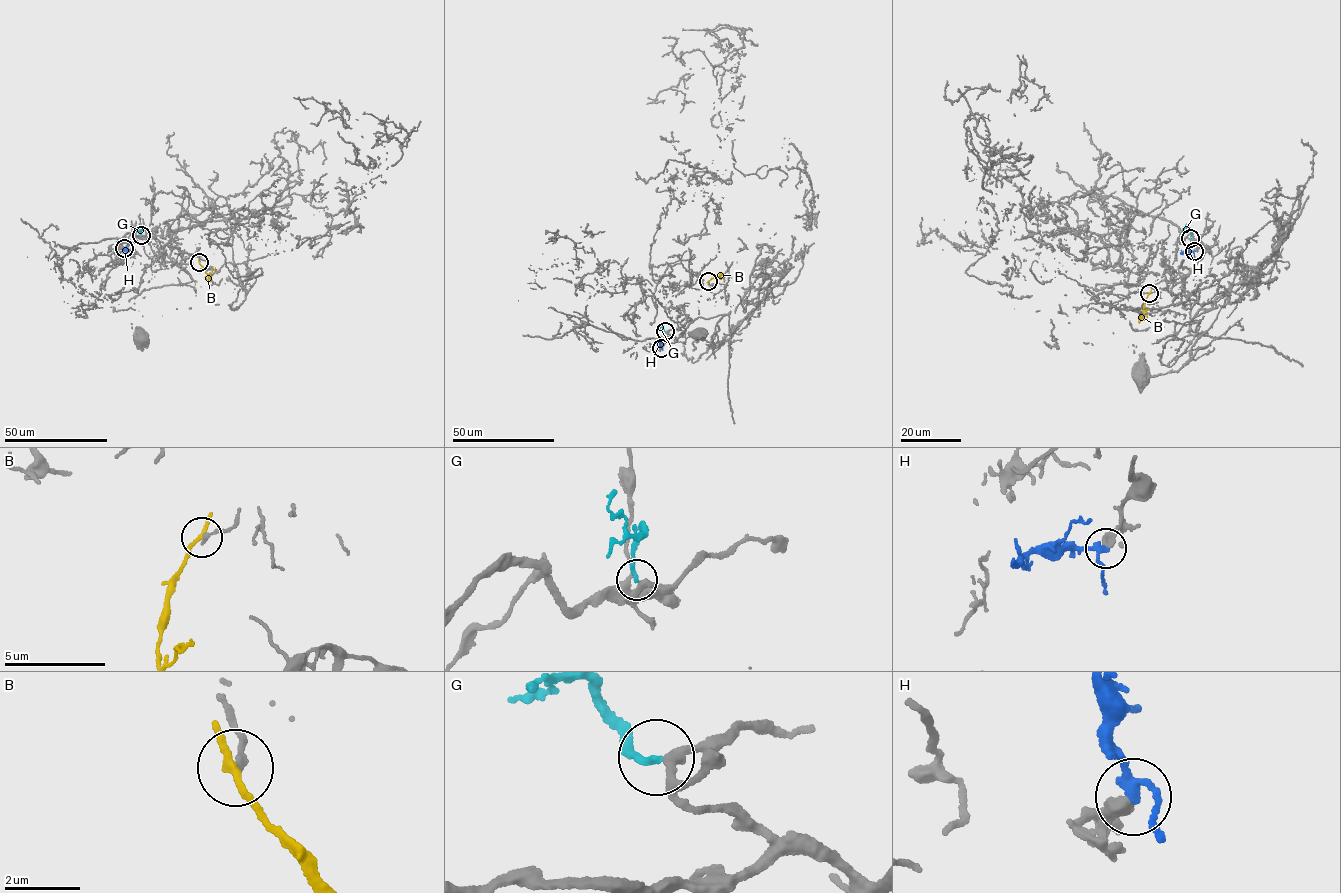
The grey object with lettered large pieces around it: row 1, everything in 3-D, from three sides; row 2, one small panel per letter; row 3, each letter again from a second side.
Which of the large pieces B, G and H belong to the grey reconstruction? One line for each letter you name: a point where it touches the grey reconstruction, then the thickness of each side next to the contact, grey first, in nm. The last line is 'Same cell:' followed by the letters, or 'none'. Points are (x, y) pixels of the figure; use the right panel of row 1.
Same cell: none

